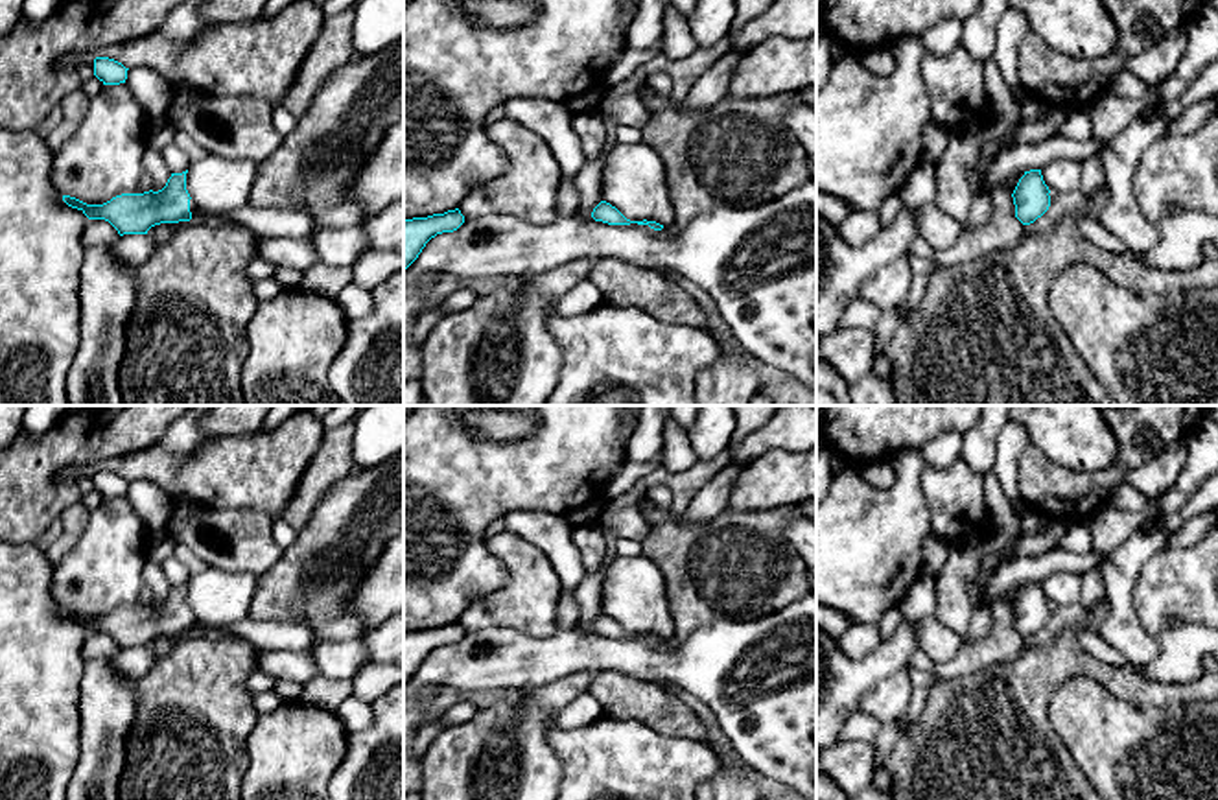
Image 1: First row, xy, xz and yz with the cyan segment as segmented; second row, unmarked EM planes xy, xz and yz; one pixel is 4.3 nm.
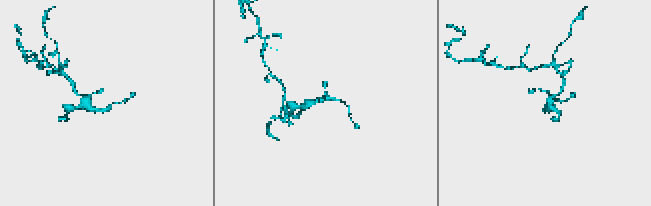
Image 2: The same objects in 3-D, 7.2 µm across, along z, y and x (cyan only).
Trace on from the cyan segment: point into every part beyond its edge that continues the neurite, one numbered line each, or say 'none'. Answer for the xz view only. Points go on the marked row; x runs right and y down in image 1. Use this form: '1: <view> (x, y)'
1: xz (588, 179)

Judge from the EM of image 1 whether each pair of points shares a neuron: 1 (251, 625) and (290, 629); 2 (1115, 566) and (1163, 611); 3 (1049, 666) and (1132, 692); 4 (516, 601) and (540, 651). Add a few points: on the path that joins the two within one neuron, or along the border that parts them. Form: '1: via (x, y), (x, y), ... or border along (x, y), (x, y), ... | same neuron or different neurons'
1: via (260, 631), (281, 631) | same neuron
2: border along (1161, 550), (1134, 588), (1132, 609), (1143, 627) | different neurons
3: via (1069, 666), (1089, 666), (1112, 677) | same neuron
4: border along (491, 627), (535, 636), (559, 631) | different neurons

